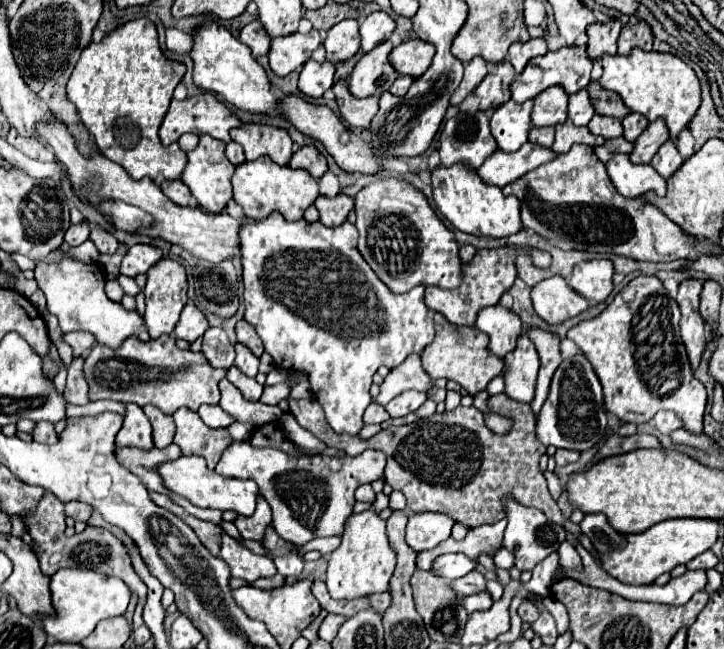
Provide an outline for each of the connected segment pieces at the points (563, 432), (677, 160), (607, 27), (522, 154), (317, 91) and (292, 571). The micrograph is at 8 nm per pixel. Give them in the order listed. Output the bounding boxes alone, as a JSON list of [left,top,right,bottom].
[[536,353,606,451],[650,141,682,179],[588,19,622,59],[478,143,558,187],[298,59,334,97],[274,553,304,577]]

